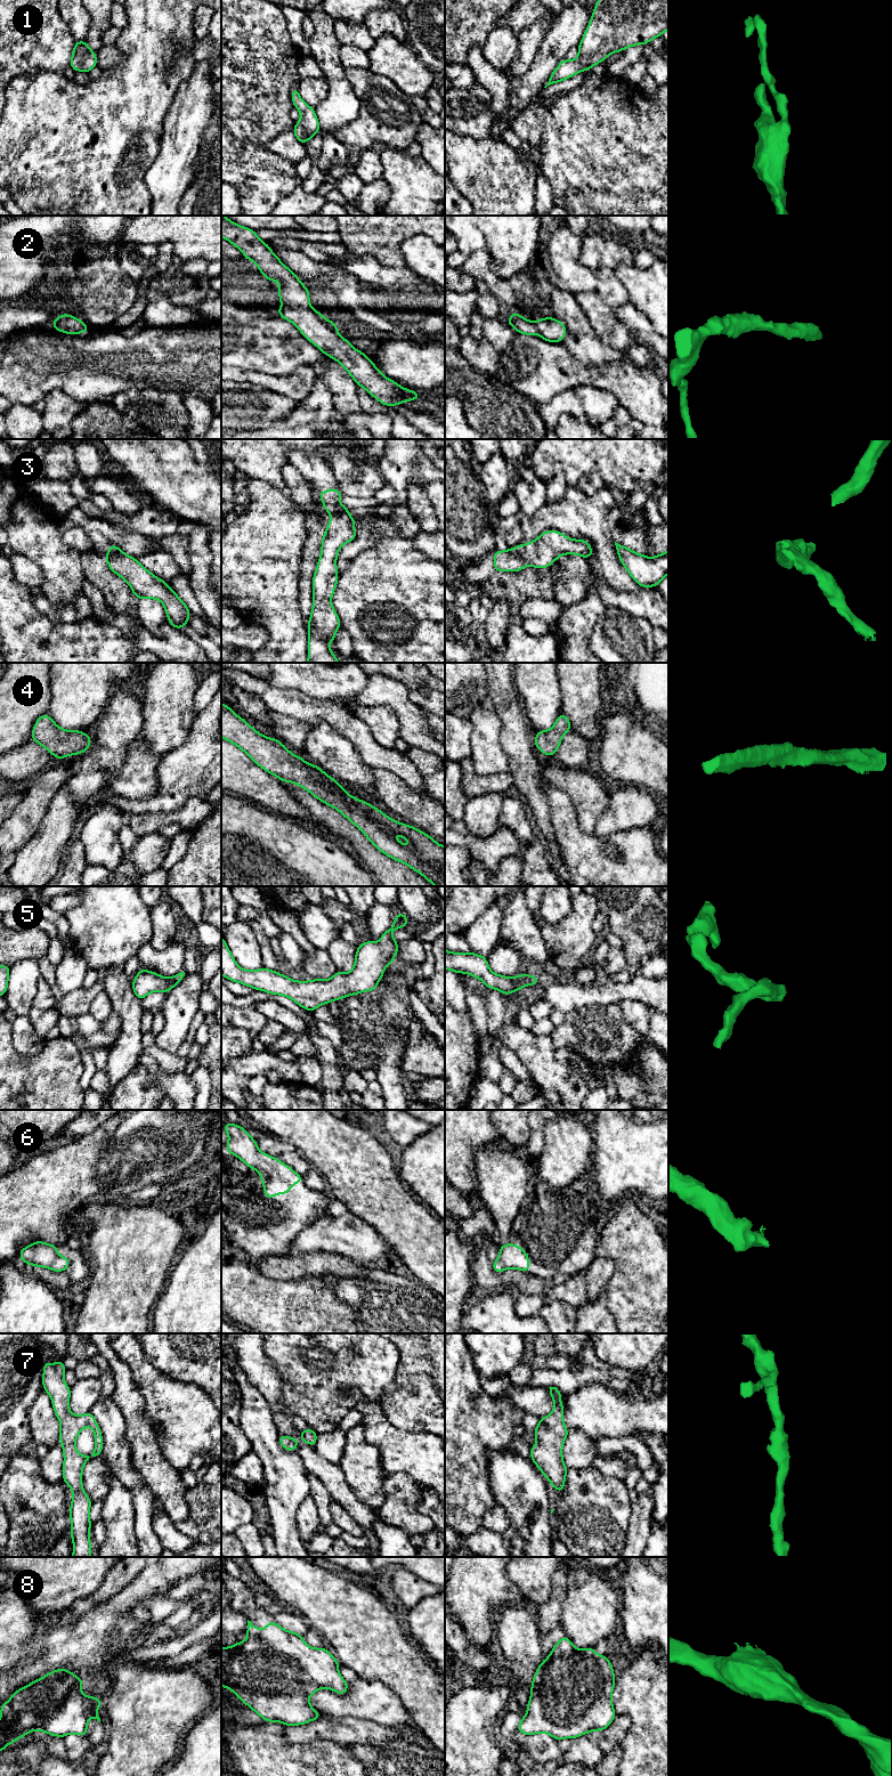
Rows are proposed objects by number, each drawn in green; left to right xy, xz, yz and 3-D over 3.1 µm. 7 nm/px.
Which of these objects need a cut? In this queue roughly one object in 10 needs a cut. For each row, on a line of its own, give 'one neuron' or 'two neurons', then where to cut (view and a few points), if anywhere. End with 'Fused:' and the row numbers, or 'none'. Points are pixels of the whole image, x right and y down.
1: one neuron | no cut
2: one neuron | no cut
3: one neuron | no cut
4: one neuron | no cut
5: one neuron | no cut
6: one neuron | no cut
7: one neuron | no cut
8: one neuron | no cut
Fused: none

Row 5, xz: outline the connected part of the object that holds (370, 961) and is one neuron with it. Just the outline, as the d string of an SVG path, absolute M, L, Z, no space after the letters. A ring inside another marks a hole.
M399 910L392 926L381 935L378 943L366 941L358 944L355 965L349 973L336 971L329 980L294 981L266 967L256 971L243 970L221 936L221 974L227 980L256 990L286 996L302 1008L313 1012L322 1004L375 990L384 974L384 966L394 964L398 951L398 942L391 933L394 930L405 928L408 922L409 919Z

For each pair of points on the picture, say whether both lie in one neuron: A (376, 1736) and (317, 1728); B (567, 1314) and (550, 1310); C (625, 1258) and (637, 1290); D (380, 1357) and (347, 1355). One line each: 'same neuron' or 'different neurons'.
A: same neuron
B: same neuron
C: same neuron
D: same neuron

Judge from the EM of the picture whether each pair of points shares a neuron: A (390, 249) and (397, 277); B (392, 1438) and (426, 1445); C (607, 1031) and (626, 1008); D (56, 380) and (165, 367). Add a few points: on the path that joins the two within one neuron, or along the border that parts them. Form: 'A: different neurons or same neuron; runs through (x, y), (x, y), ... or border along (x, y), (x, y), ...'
A: different neurons; border along (371, 254), (384, 266), (405, 266)
B: same neuron; runs through (400, 1445), (418, 1445)
C: different neurons; border along (617, 1003), (621, 1016), (639, 1035)
D: same neuron; runs through (83, 367), (138, 367)

